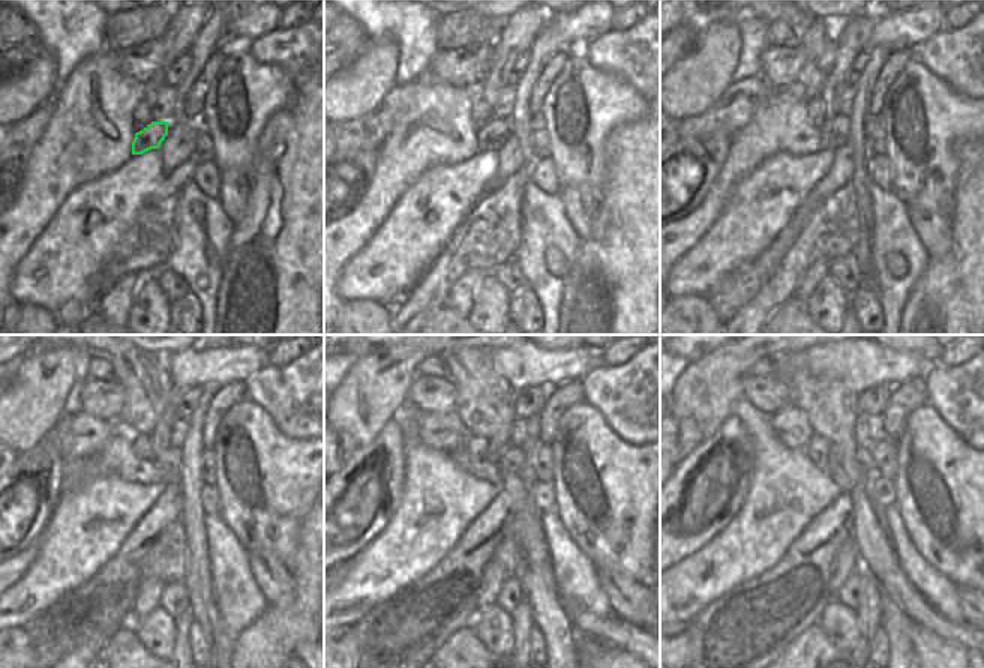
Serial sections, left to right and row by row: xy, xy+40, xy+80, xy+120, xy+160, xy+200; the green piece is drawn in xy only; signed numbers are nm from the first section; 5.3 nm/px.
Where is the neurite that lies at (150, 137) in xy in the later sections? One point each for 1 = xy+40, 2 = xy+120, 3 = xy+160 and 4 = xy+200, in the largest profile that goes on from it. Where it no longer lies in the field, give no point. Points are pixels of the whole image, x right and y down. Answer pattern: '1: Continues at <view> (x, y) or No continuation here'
1: Continues at xy+40 (494, 134)
2: Continues at xy+120 (168, 464)
3: Continues at xy+160 (512, 461)
4: Continues at xy+200 (861, 466)

